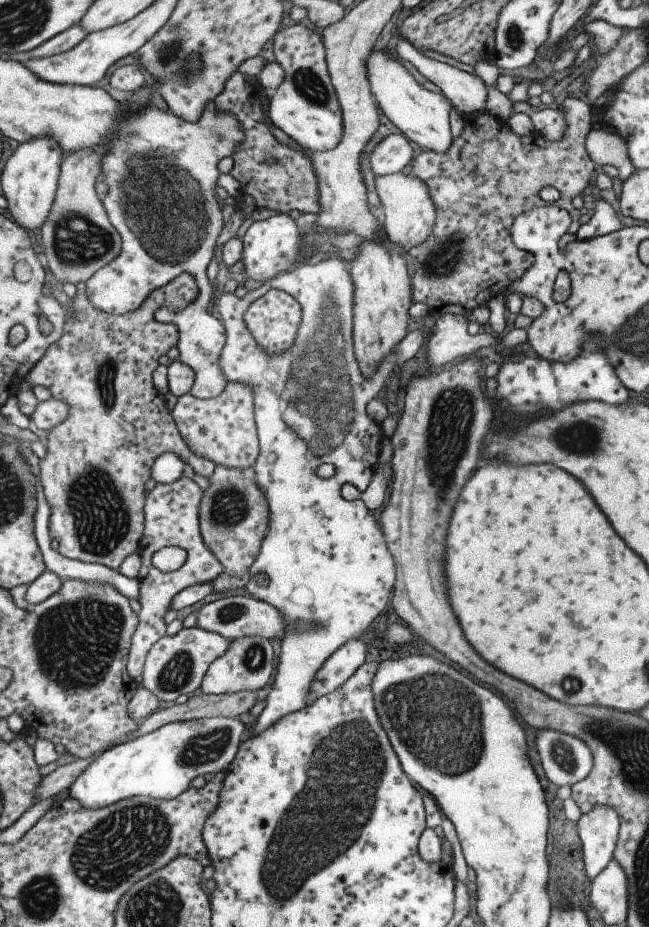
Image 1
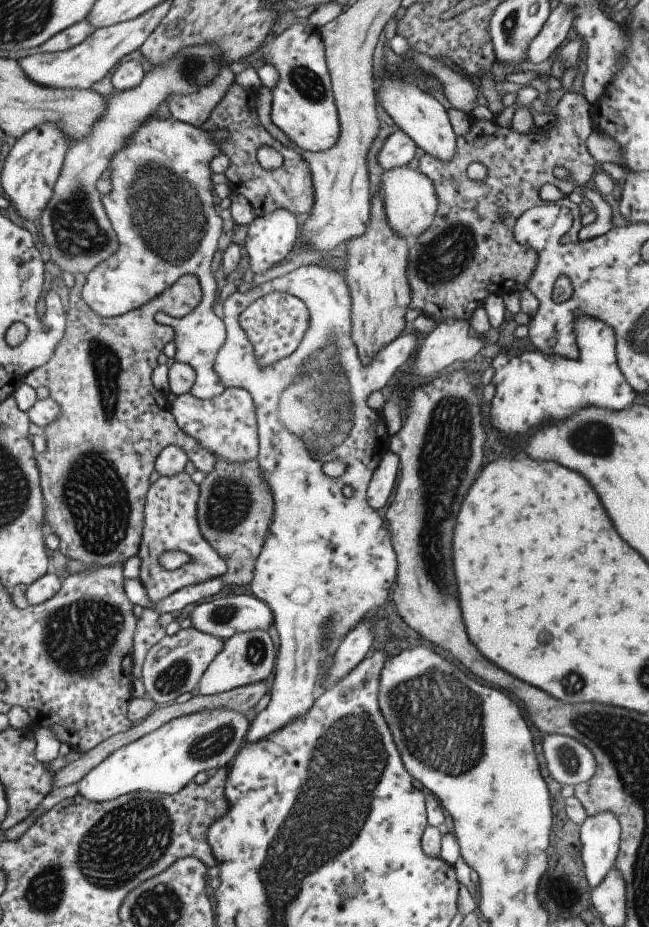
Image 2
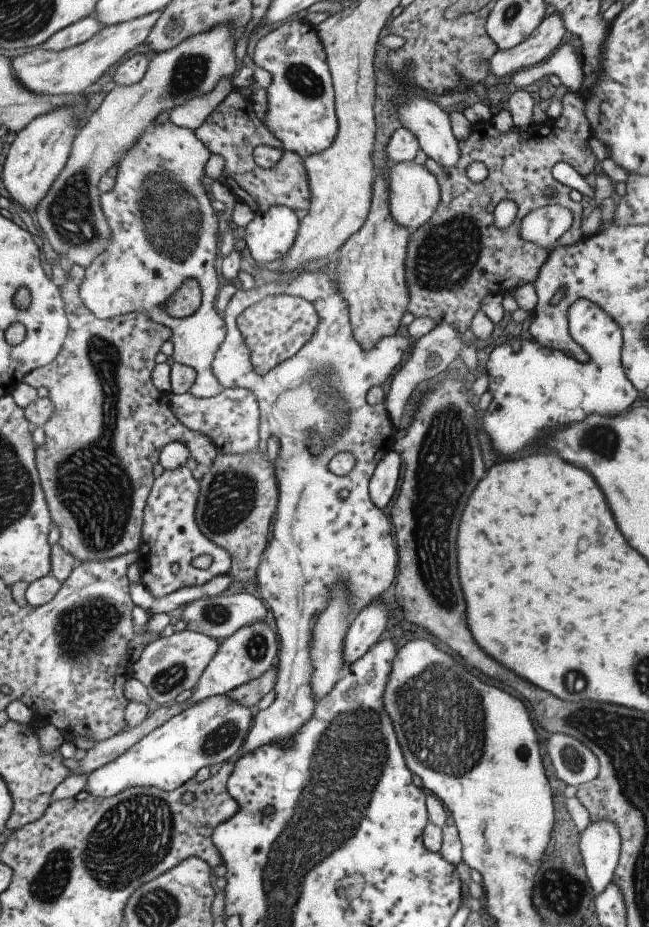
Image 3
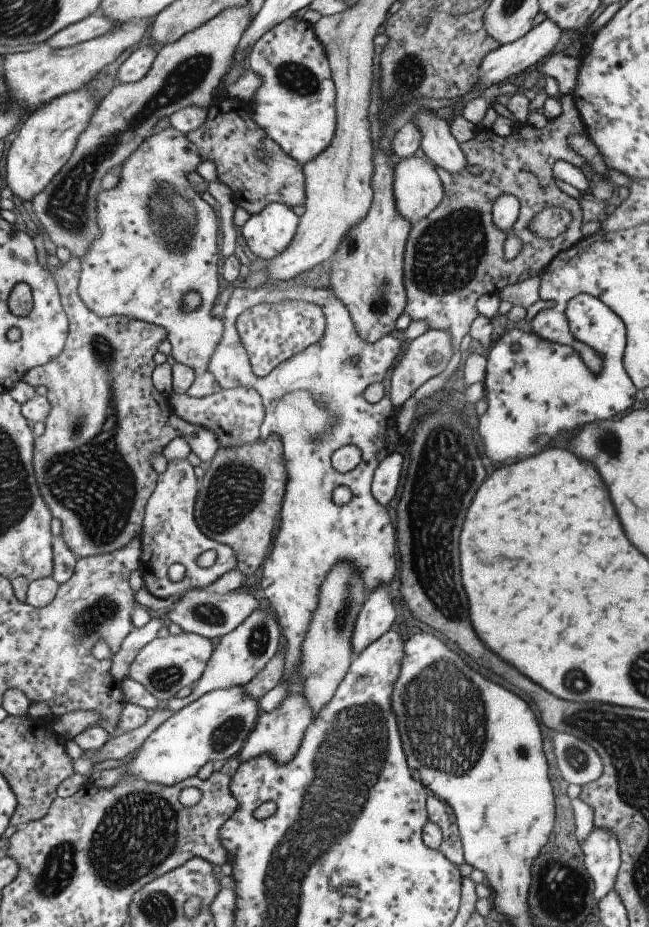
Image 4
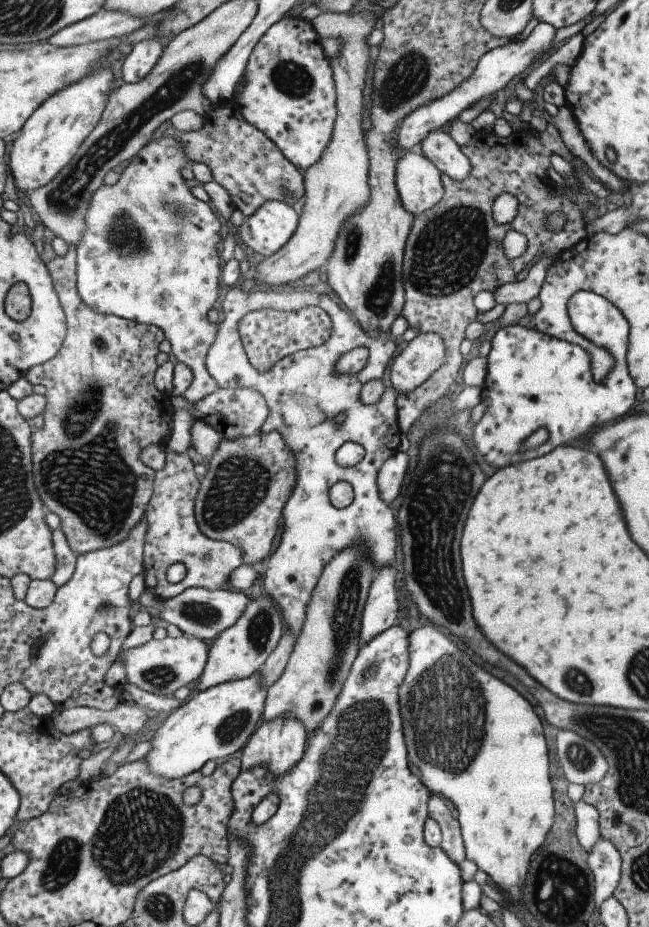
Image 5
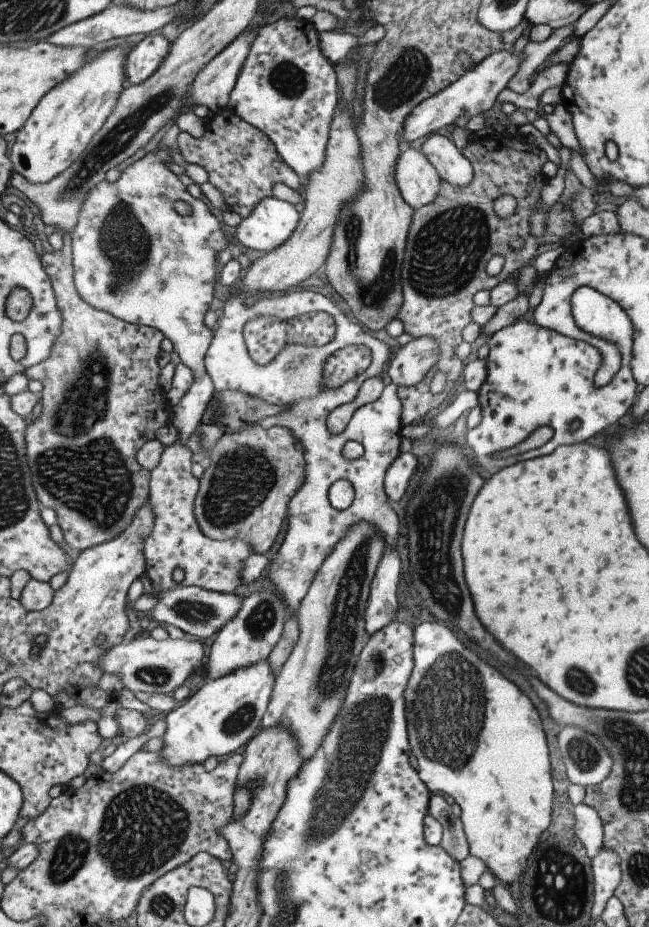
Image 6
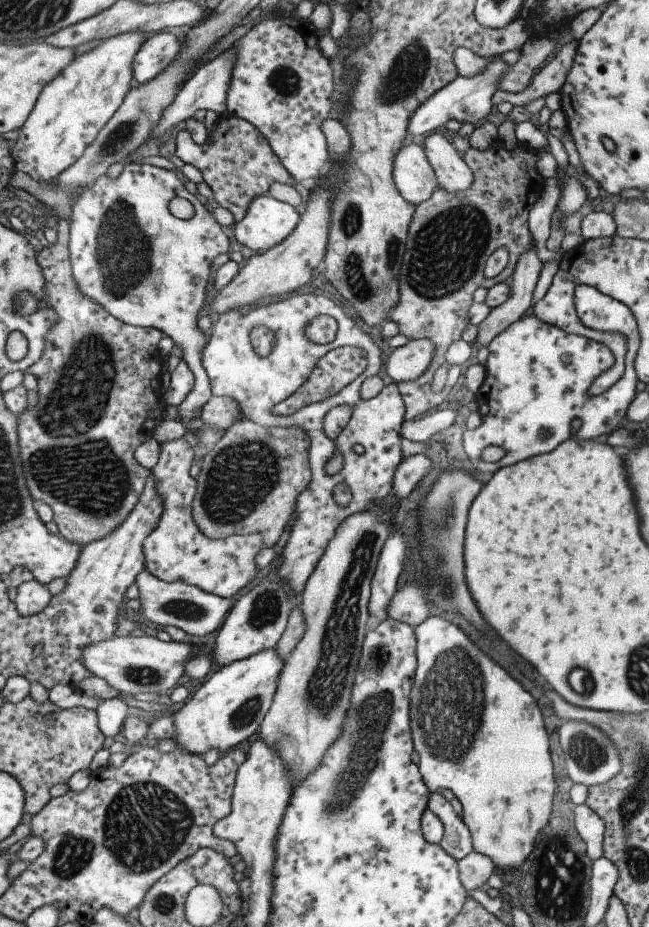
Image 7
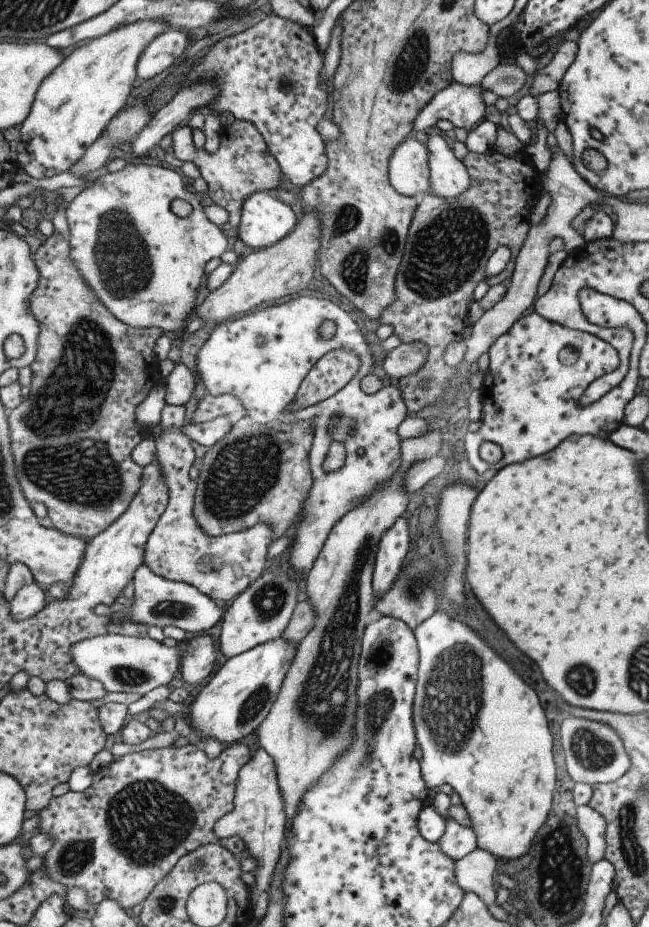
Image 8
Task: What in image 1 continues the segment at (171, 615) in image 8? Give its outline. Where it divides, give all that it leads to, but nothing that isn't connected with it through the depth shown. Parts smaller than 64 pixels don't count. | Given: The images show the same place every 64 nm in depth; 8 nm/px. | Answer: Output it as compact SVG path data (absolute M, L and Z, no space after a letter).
M239 595L219 598L203 604L197 611L195 627L203 628L207 632L221 634L223 638L227 638L229 641L244 636L260 636L265 638L265 640L270 638L281 640L281 634L287 632L281 614L271 604L254 597L249 598L249 596Z

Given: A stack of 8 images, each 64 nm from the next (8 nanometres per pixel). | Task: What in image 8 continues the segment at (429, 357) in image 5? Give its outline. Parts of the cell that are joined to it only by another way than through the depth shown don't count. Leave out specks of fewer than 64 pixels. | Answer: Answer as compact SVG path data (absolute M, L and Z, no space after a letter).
M421 342L401 343L387 351L382 366L388 377L400 379L415 374L427 360L427 346Z

